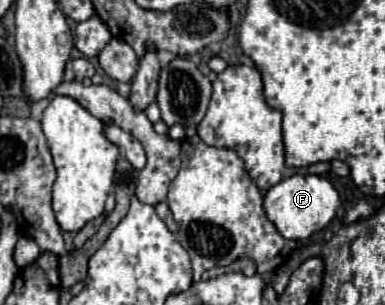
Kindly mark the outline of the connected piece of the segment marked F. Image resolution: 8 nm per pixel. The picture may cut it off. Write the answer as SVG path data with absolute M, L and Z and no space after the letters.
M292 175L274 185L264 197L264 211L284 239L308 239L328 227L340 207L340 197L332 183L318 175Z

